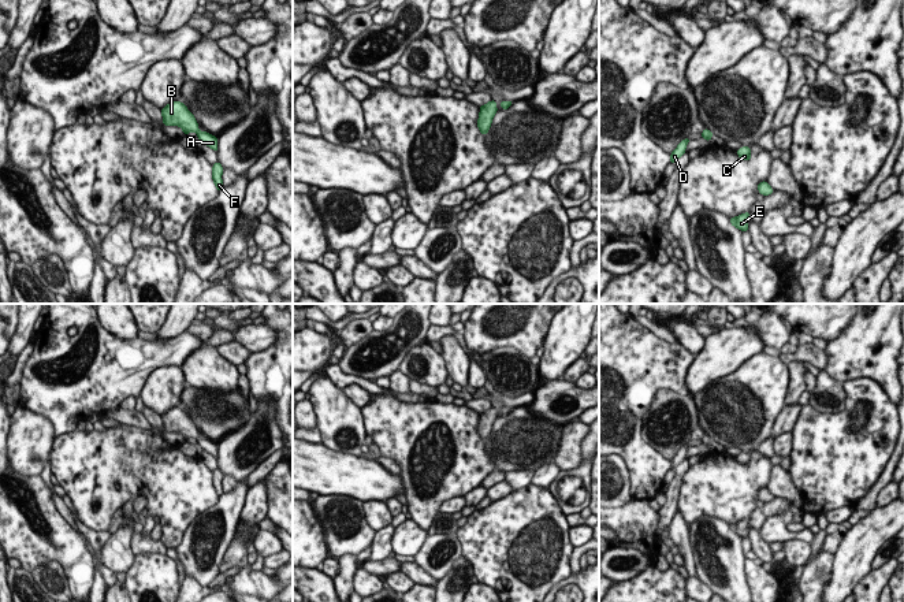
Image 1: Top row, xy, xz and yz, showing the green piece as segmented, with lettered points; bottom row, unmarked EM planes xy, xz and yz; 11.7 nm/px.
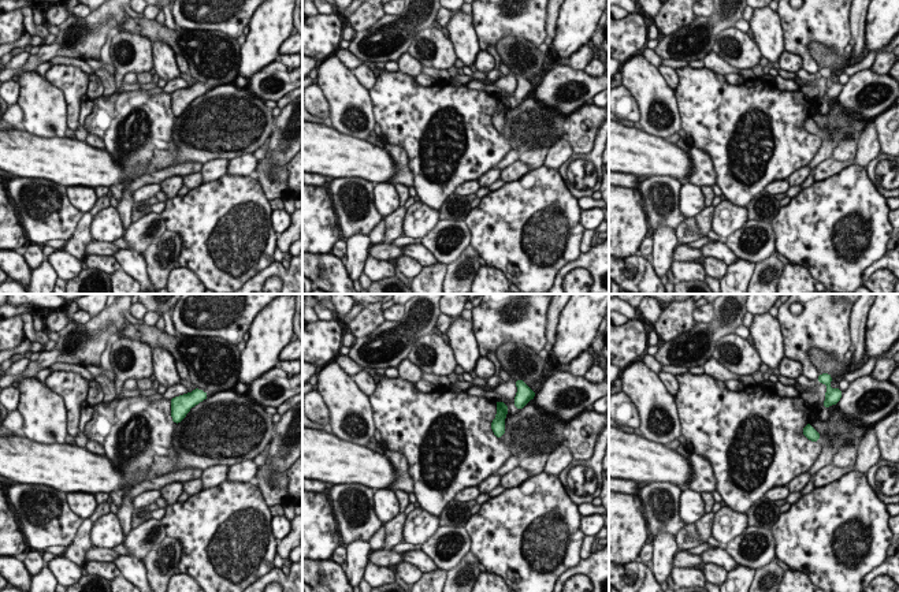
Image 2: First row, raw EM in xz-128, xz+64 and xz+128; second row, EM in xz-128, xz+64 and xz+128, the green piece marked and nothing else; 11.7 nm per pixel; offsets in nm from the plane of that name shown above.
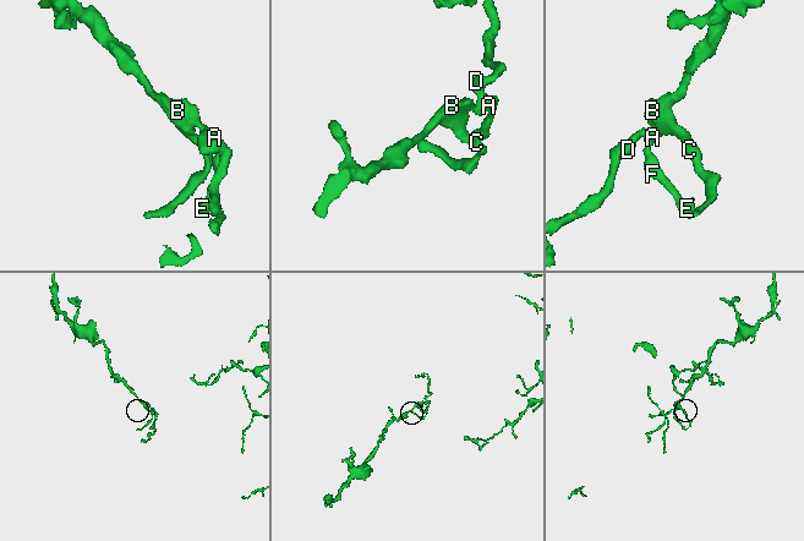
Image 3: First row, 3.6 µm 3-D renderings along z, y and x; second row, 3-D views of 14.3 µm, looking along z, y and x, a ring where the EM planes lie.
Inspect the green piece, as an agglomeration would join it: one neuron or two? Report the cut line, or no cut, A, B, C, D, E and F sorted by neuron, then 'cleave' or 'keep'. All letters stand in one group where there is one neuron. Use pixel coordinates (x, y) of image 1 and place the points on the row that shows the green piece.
cut none; groups A B C D E F; keep

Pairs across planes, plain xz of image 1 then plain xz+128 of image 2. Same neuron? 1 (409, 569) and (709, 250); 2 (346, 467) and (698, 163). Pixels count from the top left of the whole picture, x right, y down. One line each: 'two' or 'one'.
1: one
2: two

